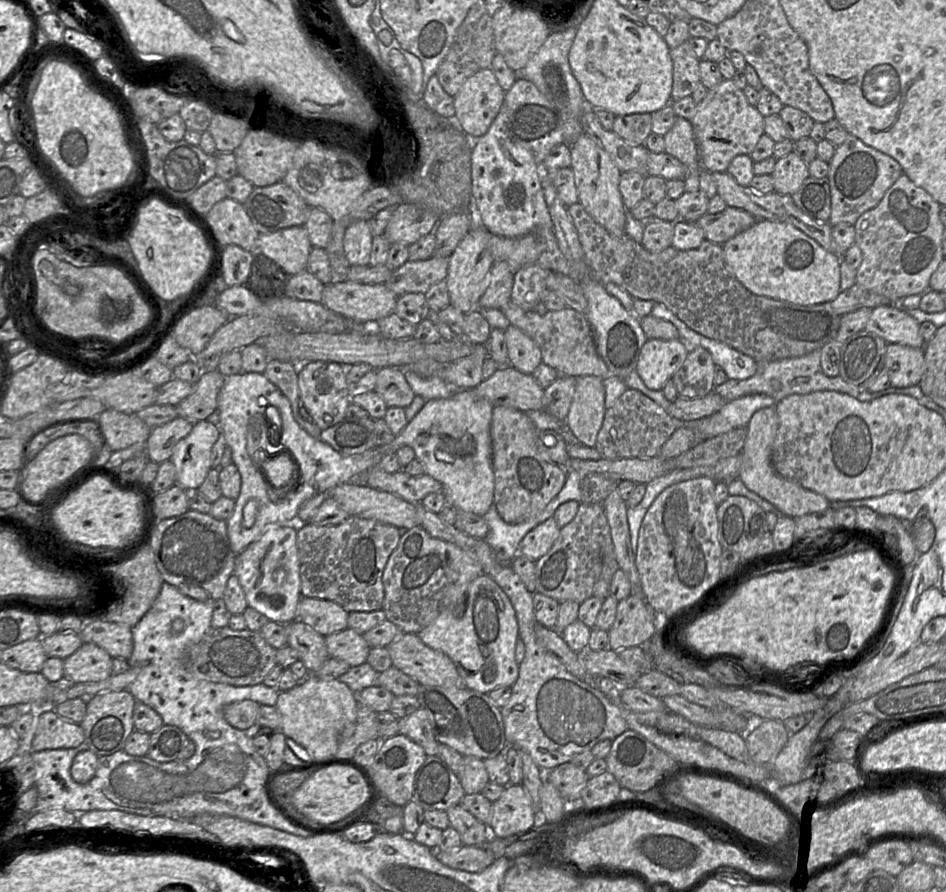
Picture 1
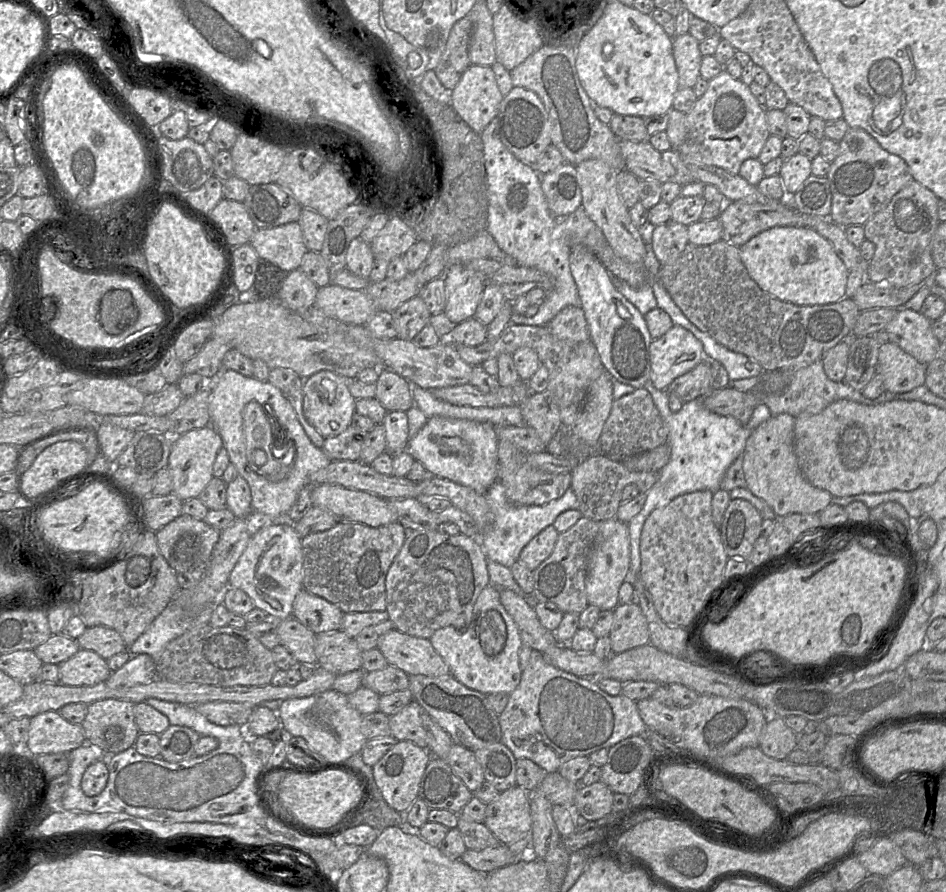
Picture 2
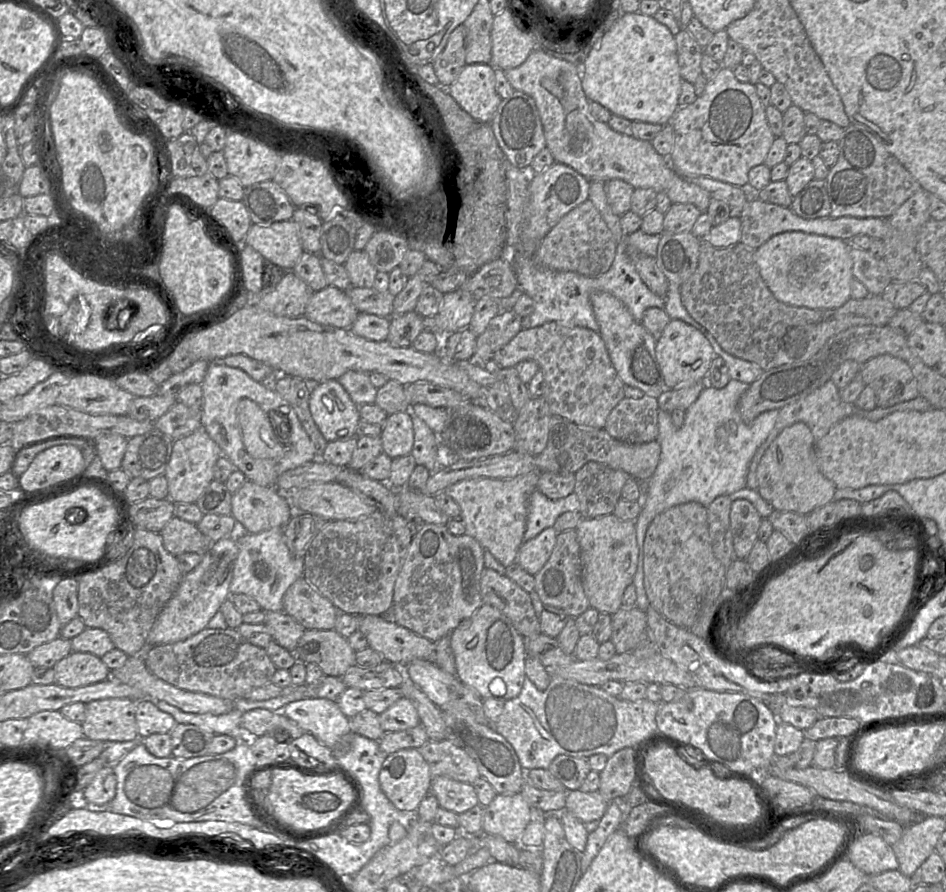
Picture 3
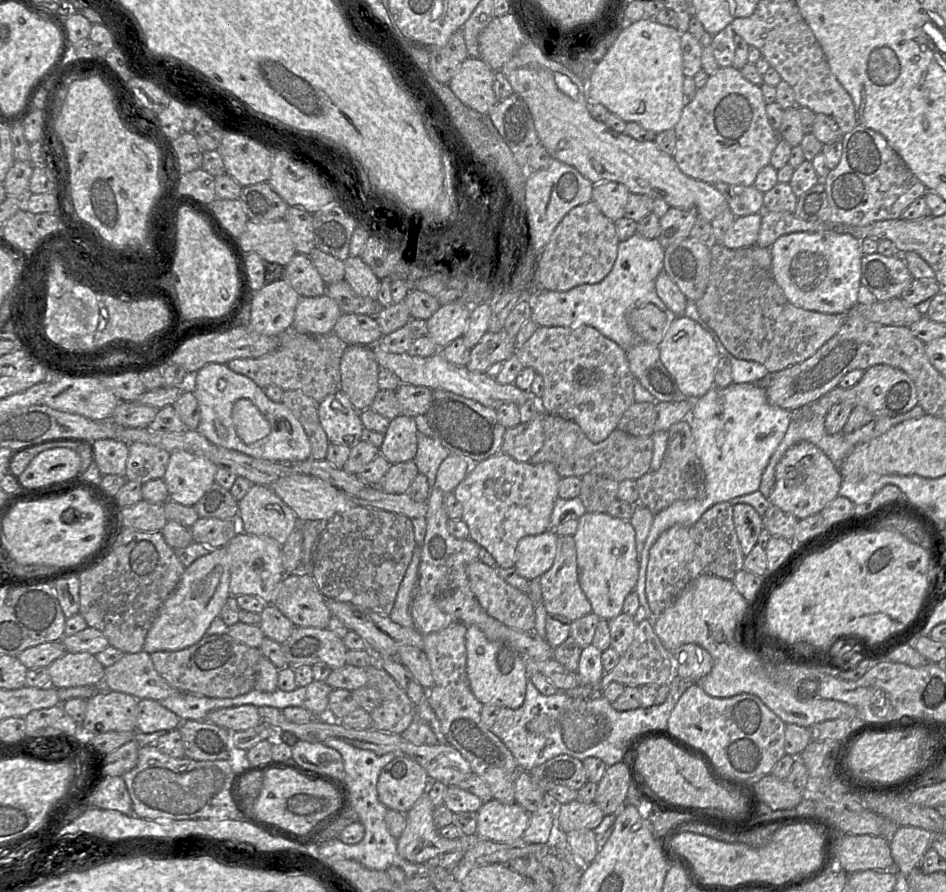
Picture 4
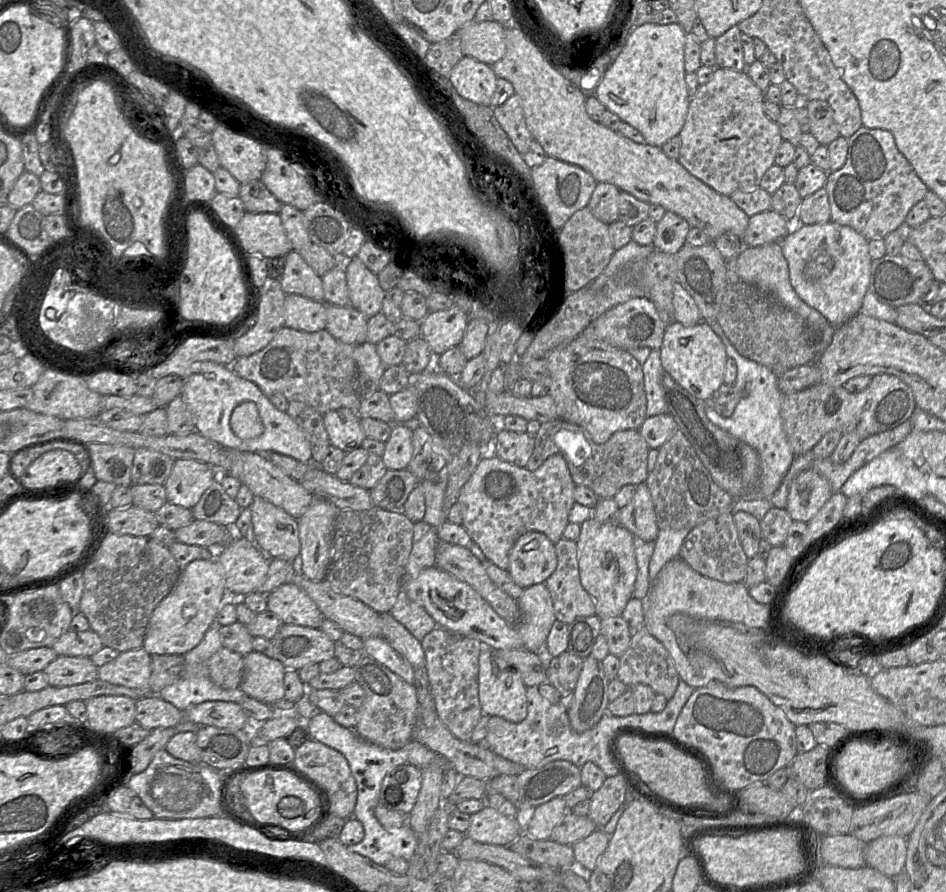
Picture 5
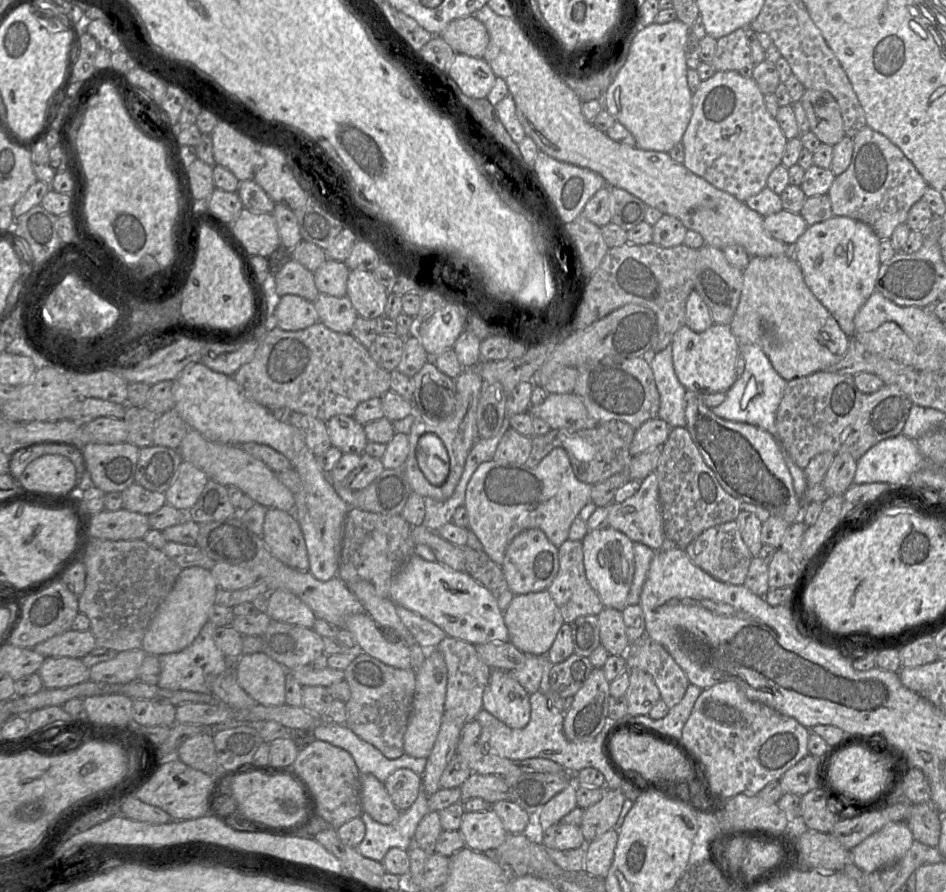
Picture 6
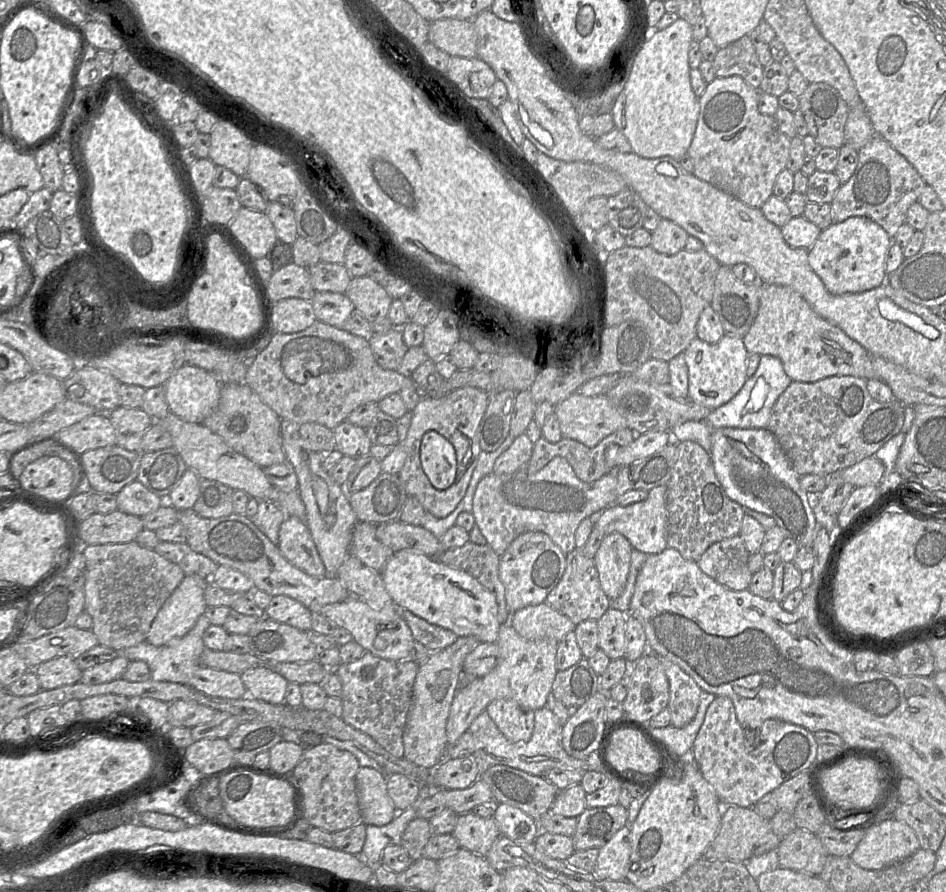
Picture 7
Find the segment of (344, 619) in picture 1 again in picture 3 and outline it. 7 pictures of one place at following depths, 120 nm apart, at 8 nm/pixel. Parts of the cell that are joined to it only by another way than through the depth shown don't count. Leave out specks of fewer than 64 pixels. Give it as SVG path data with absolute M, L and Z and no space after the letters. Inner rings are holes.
M304 576L286 590L283 596L283 611L305 630L332 630L340 613Z

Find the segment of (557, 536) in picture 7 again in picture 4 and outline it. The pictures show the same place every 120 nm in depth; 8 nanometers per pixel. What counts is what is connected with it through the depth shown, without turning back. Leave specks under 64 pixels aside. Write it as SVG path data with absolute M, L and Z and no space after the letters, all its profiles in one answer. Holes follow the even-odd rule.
M502 452L473 464L467 476L453 491L453 495L462 505L461 519L468 527L469 538L484 548L493 557L497 566L502 568L514 566L519 540L550 529L550 516L558 498L560 479L560 475L550 462L533 465L530 462L519 462Z

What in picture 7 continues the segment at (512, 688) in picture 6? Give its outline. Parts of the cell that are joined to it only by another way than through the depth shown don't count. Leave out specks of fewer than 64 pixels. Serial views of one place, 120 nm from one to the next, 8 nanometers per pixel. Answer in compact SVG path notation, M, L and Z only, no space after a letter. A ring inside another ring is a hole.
M495 699L485 711L501 733L511 742L527 742L534 729L534 711L511 699Z

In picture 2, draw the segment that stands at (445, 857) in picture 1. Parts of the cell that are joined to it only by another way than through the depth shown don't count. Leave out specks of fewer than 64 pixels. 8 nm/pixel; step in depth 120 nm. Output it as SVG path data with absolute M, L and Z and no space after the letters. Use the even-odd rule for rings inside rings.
M500 844L483 850L466 849L460 859L480 873L490 874L501 867L517 862L518 856L513 854L508 846Z

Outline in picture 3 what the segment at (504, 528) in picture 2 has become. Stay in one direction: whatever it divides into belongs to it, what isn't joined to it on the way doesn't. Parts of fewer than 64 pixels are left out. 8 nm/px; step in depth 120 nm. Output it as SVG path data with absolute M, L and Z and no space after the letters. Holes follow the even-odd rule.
M535 490L528 499L526 528L523 542L536 537L546 528L553 527L557 518L565 512L578 512L580 502L573 491L558 500L551 500L540 491Z

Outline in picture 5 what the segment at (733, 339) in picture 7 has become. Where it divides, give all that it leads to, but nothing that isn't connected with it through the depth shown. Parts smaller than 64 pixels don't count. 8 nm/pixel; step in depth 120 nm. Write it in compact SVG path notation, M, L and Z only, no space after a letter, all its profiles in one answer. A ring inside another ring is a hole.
M675 320L669 323L665 328L660 357L664 371L702 401L708 400L723 384L725 363L728 358L725 346L704 321L693 326L685 326Z

